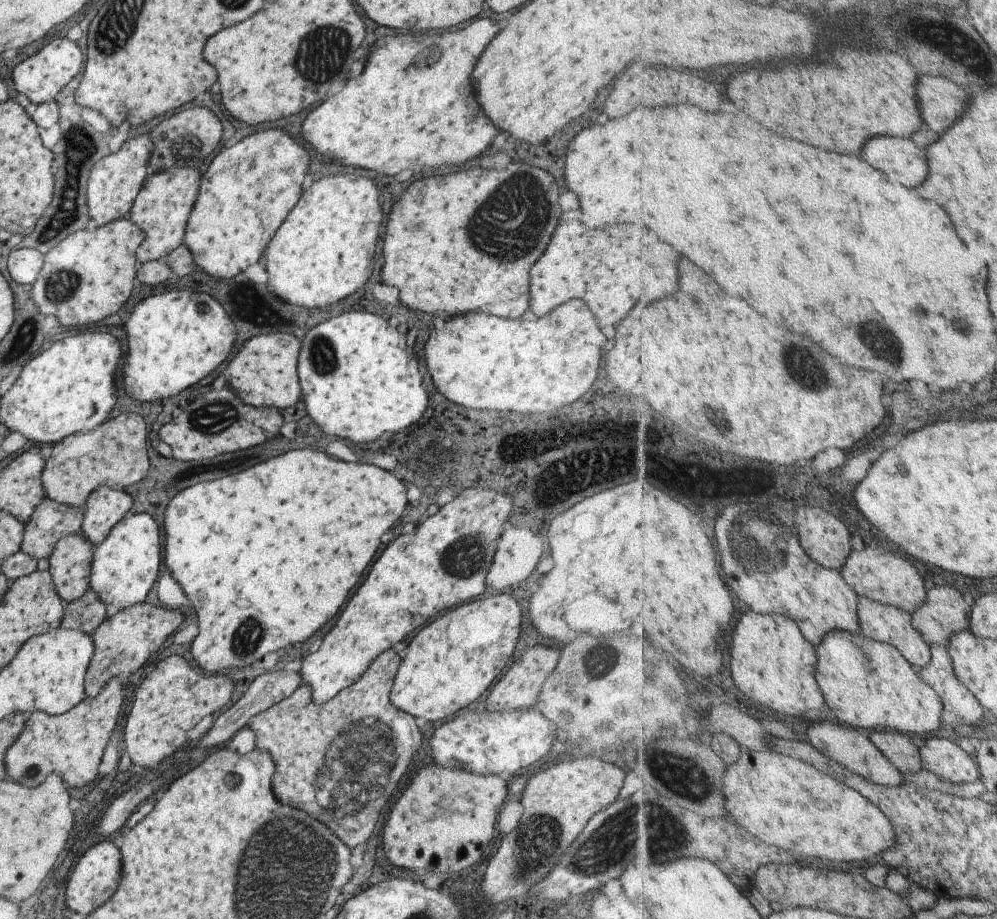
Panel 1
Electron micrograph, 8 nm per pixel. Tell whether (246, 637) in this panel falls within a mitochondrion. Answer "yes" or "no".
yes

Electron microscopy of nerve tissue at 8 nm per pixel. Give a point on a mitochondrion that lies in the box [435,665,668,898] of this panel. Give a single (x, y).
(540, 838)

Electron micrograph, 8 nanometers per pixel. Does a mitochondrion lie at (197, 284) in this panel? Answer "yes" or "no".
no

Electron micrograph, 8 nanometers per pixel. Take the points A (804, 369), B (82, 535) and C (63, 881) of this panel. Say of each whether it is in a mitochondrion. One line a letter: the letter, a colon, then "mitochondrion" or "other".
A: mitochondrion
B: other
C: other

